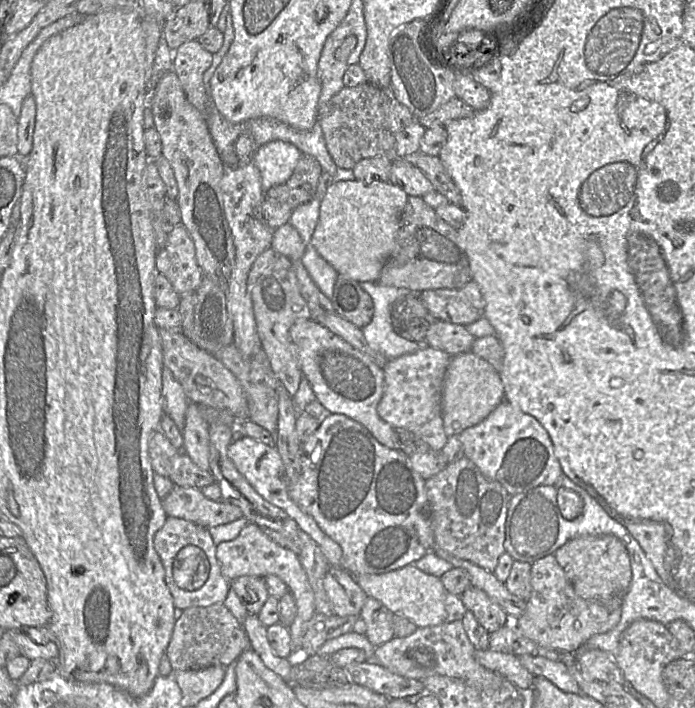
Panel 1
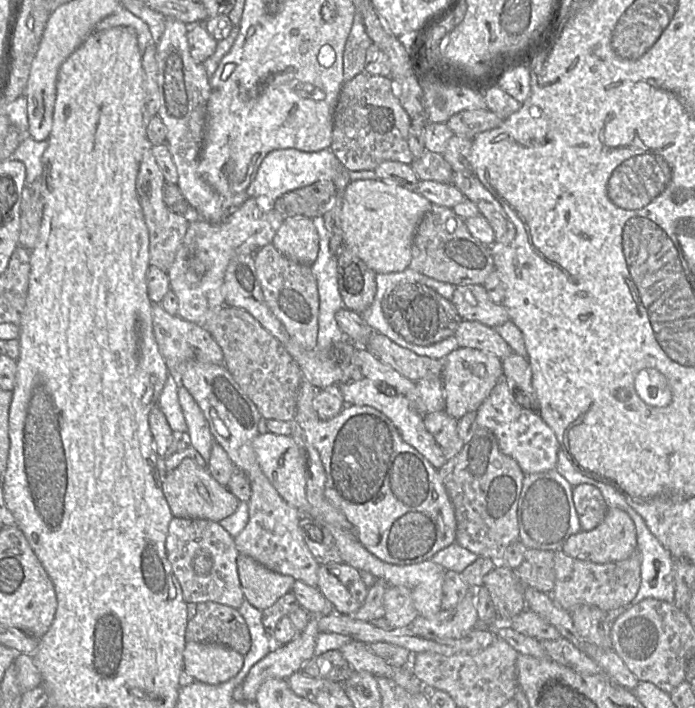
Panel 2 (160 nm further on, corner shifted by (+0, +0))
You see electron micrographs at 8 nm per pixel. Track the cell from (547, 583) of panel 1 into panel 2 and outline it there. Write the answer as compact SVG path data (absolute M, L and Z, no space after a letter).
M636 548L625 560L597 564L556 551L554 571L555 581L550 595L561 608L572 612L580 605L593 605L608 612L627 605L635 598L641 583L641 554Z

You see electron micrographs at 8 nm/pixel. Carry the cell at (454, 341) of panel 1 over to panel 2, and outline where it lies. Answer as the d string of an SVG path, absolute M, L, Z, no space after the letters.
M463 320L454 337L459 347L469 347L494 354L503 359L513 353L508 343L493 328L477 321Z

